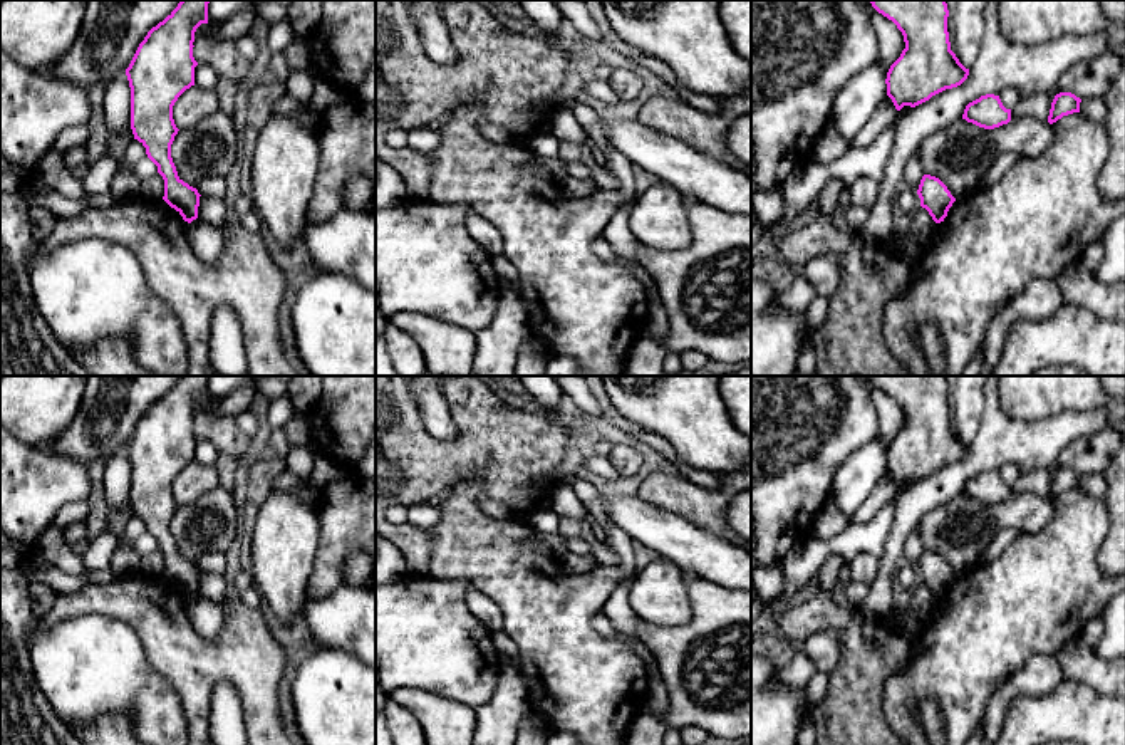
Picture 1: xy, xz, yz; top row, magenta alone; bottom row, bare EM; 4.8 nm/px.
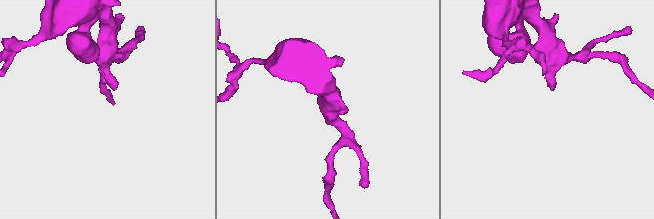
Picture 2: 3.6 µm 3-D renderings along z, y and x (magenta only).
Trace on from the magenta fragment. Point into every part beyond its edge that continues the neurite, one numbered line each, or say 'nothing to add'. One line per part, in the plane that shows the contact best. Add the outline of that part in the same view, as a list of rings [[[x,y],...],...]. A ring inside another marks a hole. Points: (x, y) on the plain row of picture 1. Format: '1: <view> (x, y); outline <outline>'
nothing to add

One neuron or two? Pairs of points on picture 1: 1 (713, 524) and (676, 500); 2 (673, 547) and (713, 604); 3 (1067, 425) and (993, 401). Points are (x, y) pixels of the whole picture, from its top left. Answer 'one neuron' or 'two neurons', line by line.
1: one neuron
2: two neurons
3: one neuron

